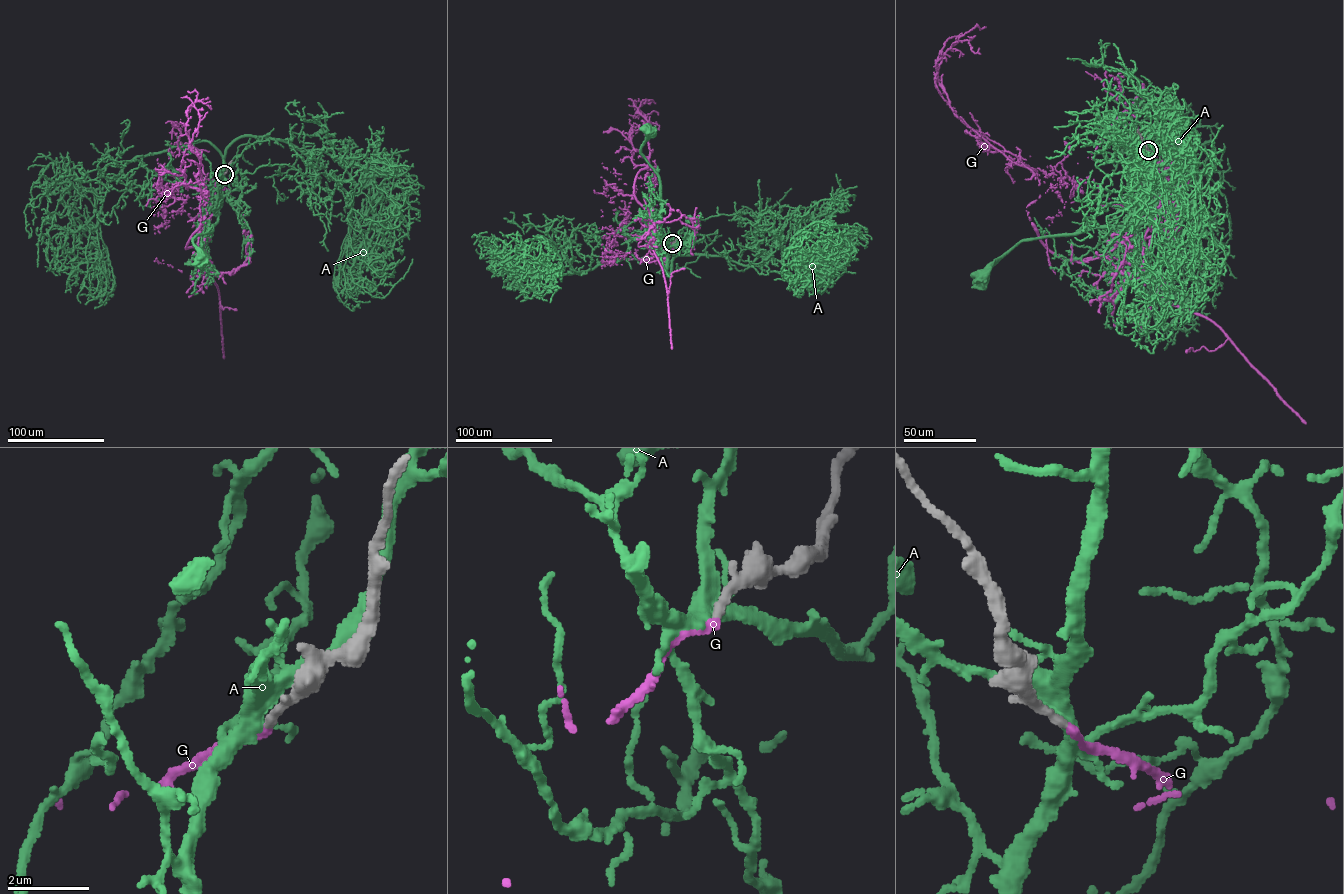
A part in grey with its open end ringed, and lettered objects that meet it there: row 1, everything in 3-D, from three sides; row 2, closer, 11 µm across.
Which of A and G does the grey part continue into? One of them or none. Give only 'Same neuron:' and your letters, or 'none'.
Same neuron: G

